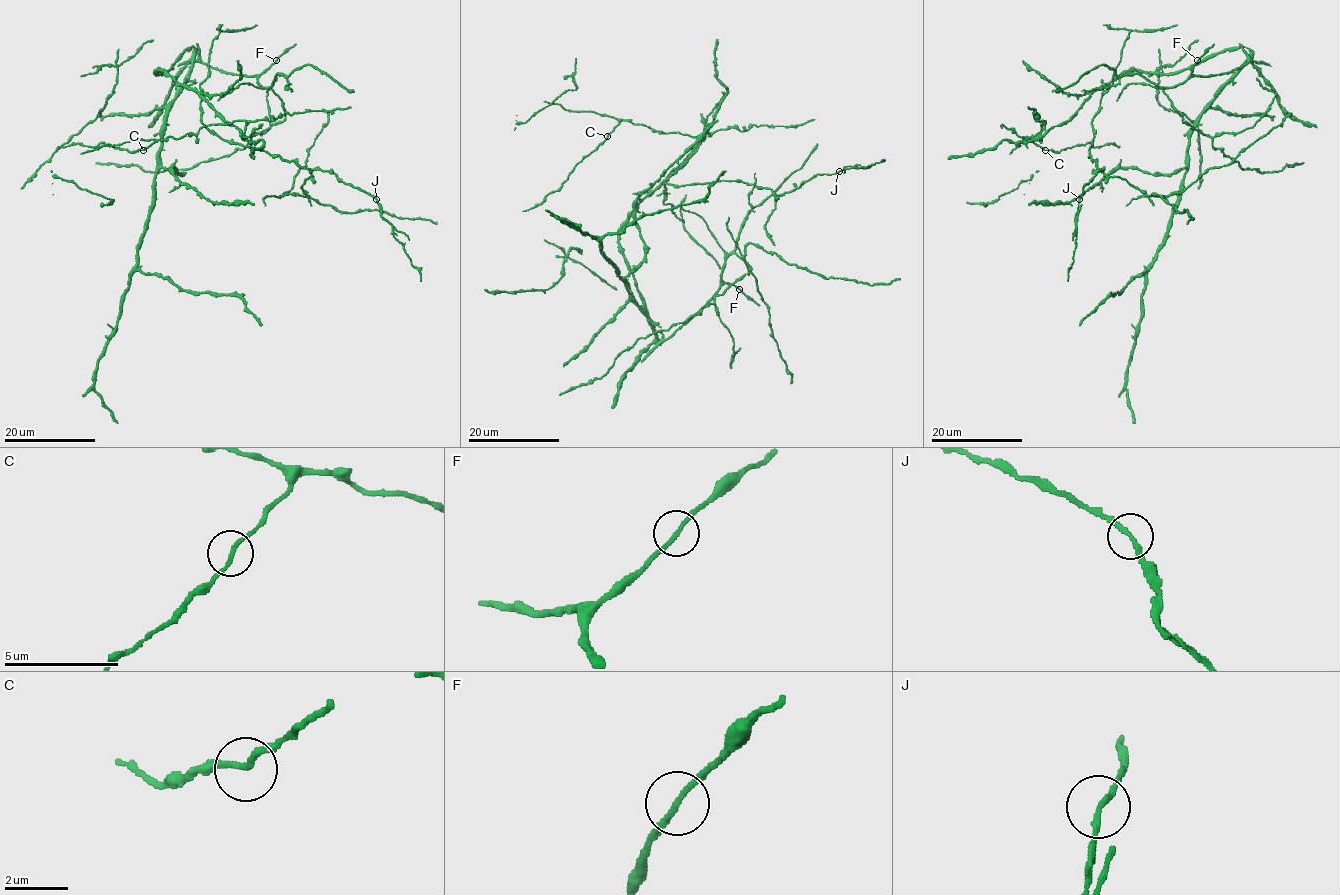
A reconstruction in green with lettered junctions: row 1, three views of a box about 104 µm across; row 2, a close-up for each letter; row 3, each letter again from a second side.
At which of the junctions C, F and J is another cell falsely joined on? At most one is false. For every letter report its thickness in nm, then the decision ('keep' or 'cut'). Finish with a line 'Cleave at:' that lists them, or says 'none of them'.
C: calibre 180 nm; keep
F: calibre 170 nm; keep
J: calibre 180 nm; cut
Cleave at: J

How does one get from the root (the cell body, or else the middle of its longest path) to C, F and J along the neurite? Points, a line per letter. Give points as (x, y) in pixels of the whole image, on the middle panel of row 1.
C: (626, 258), (618, 241), (621, 225), (688, 158), (707, 131), (710, 135), (662, 133), (622, 120), (607, 136)
F: (626, 258), (627, 269), (658, 341), (670, 337), (685, 325), (722, 285), (733, 284), (739, 289)
J: (626, 258), (621, 225), (645, 198), (666, 193), (665, 183), (739, 181), (784, 194), (817, 174), (839, 170)

